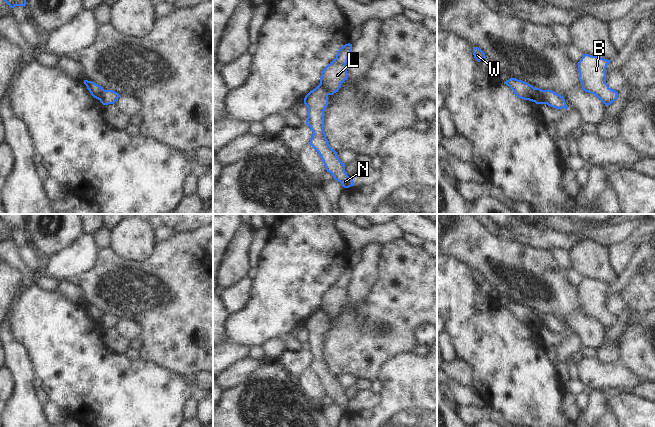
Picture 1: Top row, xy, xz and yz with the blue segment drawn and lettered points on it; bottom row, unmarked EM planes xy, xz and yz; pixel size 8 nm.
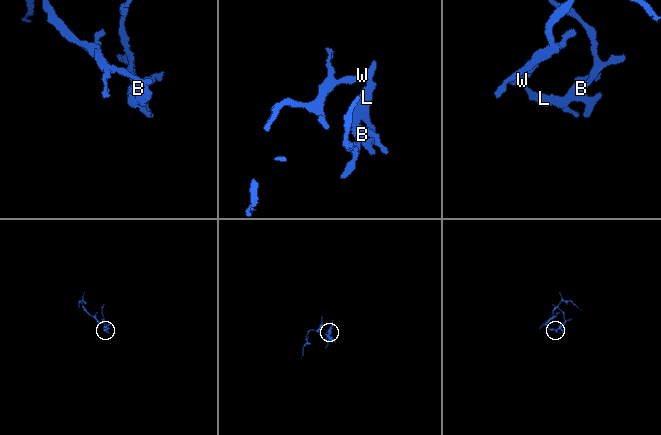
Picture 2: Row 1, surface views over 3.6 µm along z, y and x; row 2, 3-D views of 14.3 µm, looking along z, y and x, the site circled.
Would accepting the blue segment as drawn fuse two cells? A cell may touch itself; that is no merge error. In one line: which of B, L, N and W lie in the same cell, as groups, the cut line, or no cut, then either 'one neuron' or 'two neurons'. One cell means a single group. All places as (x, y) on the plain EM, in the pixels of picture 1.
B N / L W | yz (534, 312), (545, 323), (545, 326) | two neurons

